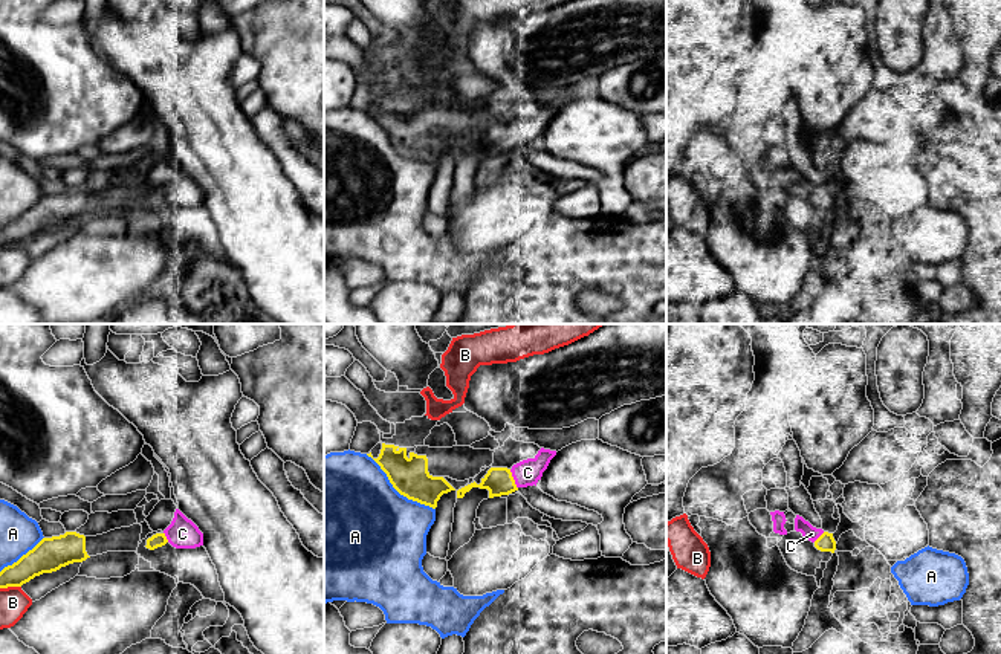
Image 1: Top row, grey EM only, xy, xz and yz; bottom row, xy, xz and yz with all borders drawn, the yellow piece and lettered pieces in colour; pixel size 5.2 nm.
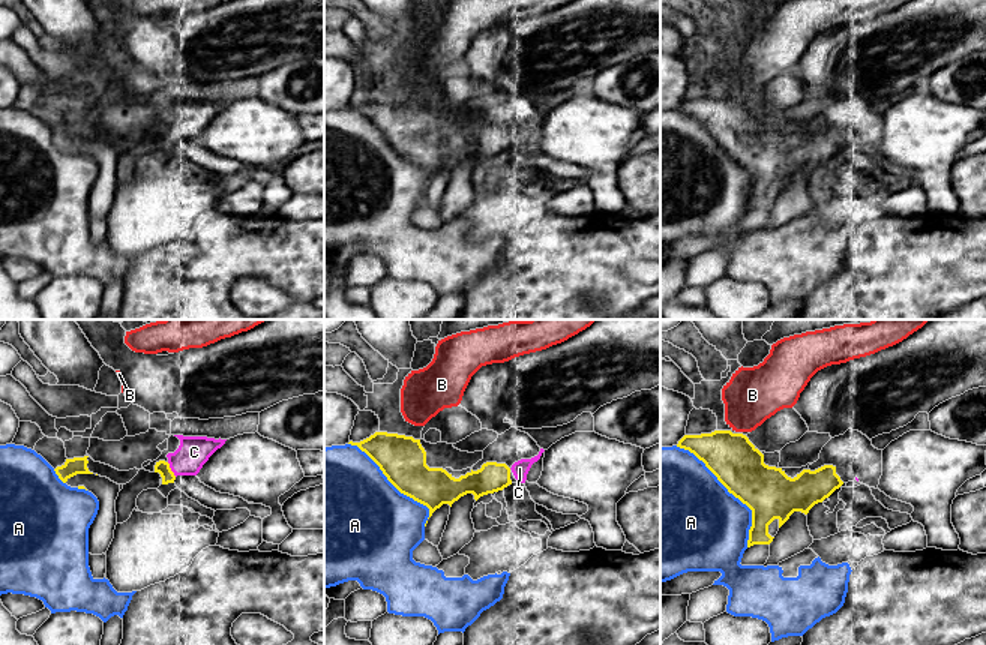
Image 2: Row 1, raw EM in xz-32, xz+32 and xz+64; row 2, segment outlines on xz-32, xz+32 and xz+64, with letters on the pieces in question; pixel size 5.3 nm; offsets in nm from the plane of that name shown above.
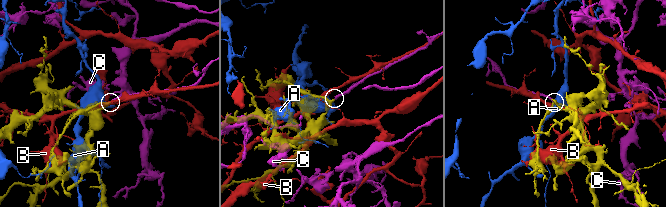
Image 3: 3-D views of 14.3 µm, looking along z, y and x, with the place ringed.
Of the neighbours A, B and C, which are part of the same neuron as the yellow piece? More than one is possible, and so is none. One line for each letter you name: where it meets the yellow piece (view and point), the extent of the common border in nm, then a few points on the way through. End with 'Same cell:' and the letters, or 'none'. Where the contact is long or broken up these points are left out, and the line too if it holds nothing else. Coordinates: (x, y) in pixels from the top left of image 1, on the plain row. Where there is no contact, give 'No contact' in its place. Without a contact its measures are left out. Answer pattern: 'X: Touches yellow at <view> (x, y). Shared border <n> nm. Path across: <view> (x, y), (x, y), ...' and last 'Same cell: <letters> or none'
C: Touches yellow at xz (512, 136). Shared border 110 nm
Same cell: C

